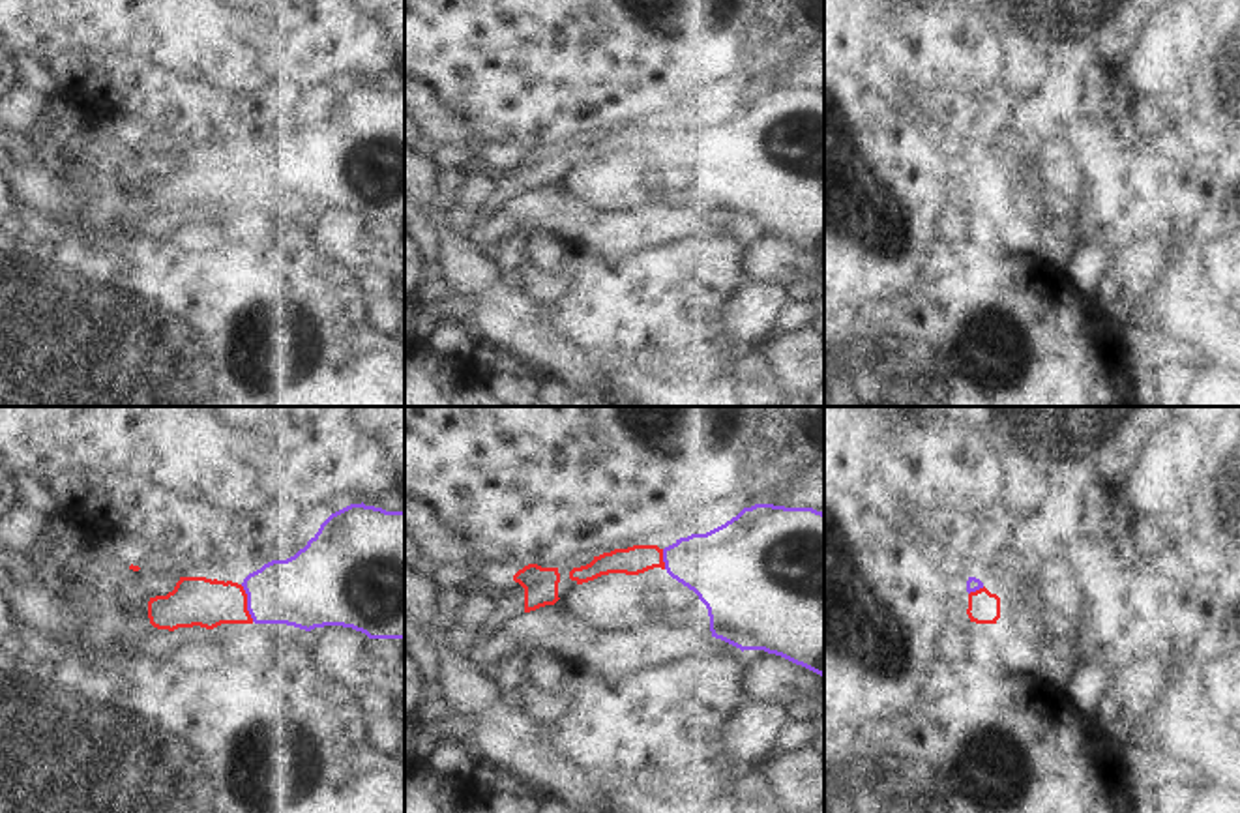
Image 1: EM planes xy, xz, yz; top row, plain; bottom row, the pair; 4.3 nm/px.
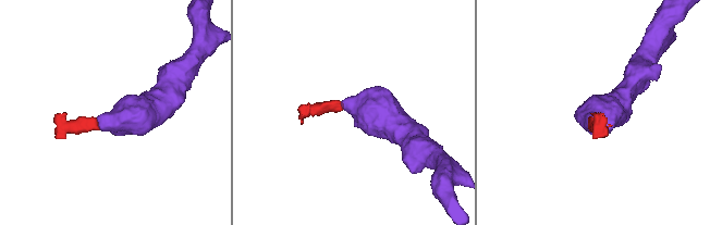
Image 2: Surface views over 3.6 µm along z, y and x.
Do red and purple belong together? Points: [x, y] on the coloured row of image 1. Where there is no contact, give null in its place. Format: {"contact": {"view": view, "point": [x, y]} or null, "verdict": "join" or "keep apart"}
{"contact": {"view": "xy", "point": [246, 604]}, "verdict": "join"}

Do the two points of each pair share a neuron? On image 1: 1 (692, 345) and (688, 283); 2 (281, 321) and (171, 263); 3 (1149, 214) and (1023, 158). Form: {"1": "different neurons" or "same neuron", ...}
{"1": "same neuron", "2": "same neuron", "3": "same neuron"}

